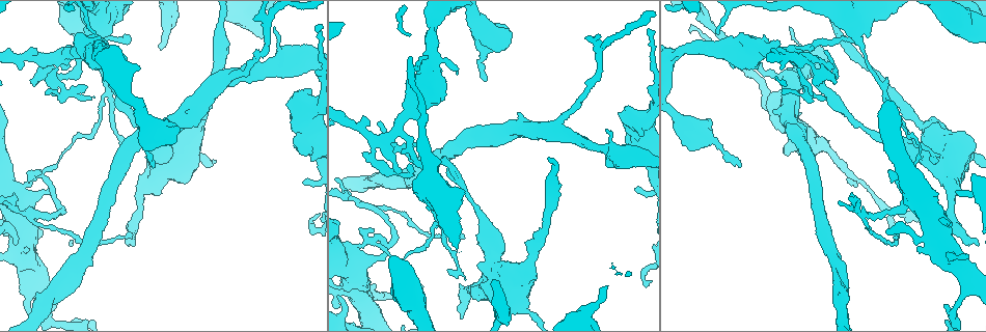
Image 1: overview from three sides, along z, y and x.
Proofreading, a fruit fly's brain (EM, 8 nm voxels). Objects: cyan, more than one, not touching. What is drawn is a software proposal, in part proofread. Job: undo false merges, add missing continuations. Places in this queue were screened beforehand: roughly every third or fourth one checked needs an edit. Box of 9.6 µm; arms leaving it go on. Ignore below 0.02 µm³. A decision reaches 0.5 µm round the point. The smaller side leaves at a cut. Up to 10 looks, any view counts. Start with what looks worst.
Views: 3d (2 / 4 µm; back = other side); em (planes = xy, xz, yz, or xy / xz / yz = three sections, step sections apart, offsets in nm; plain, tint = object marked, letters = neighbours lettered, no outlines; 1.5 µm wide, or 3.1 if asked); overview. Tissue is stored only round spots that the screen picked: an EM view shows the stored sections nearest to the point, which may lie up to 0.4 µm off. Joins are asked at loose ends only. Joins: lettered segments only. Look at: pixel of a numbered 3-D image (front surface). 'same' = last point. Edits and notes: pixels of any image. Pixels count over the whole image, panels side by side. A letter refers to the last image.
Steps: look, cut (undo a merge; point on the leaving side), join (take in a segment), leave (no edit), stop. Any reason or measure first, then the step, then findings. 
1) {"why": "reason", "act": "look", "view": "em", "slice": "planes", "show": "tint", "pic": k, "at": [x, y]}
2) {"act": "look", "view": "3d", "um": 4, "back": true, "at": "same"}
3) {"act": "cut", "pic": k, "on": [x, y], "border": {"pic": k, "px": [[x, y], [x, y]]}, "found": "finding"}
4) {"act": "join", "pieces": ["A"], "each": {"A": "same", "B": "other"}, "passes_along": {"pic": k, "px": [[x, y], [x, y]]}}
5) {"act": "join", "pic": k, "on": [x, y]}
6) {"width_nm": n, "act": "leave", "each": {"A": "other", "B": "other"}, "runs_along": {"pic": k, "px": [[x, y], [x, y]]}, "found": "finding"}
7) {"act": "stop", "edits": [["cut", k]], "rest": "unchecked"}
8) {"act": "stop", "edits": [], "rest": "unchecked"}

{"why": "two arms in line, one across", "act": "look", "view": "3d", "um": 2, "pic": 1, "at": [107, 97]}

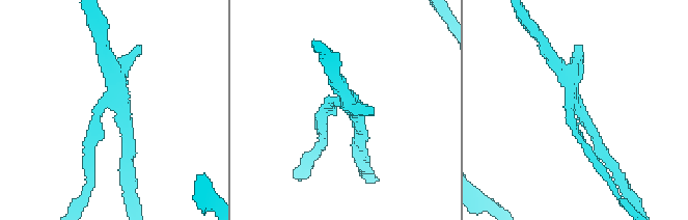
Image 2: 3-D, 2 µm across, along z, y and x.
{"arms": 3, "act": "look", "view": "em", "slice": "planes", "show": "letters", "pic": 2, "at": [352, 112]}

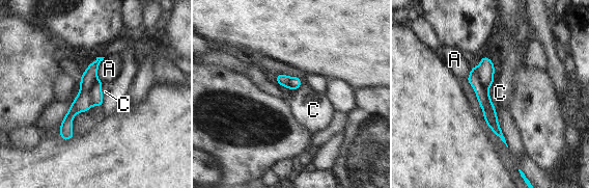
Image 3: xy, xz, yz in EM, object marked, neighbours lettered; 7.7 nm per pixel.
{"longest_contact_nm": ["C", 220], "act": "cut", "pic": 3, "on": [96, 96], "each": {"A": "other", "C": "other"}, "part_leaving": {"pic": 3, "px": [[474, 71], [474, 81], [499, 133]]}, "found": "two neurons meet here"}

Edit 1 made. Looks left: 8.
{"why": "see it whole again", "act": "look", "view": "overview"}

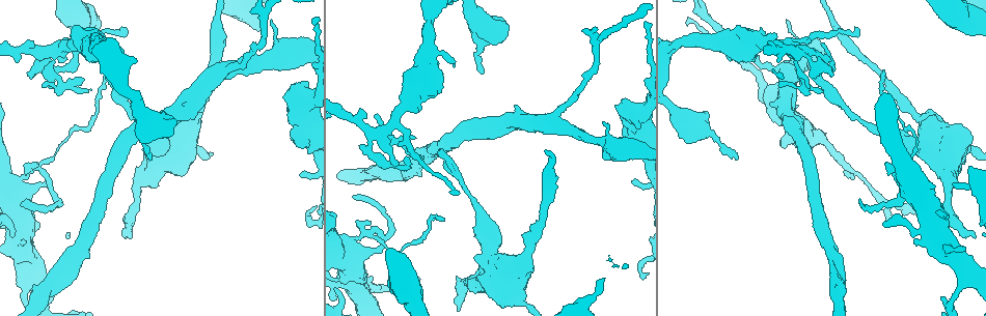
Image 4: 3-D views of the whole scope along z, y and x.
{"why": "thin end", "act": "look", "view": "em", "slice": "xz", "step": 4, "show": "tint", "pic": 4, "at": [603, 123]}

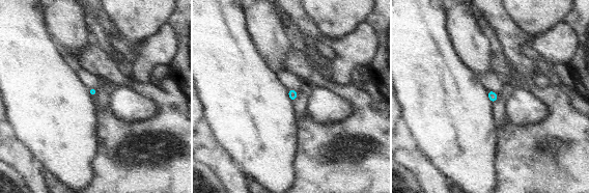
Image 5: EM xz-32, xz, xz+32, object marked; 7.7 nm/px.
{"why": "cut it another way", "act": "look", "view": "em", "slice": "planes", "show": "letters", "at": "same"}

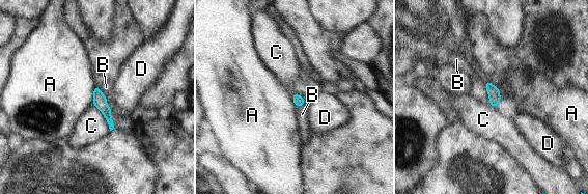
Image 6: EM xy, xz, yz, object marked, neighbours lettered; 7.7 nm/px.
{"act": "leave", "each": {"A": "other", "B": "other", "C": "other", "D": "other"}, "runs_along": {"pic": 6, "px": [[96, 89], [111, 126]]}, "found": "no lettered segment goes on from it"}

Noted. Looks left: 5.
{"why": "touches itself", "act": "look", "view": "3d", "um": 2, "pic": 4, "at": [391, 166]}

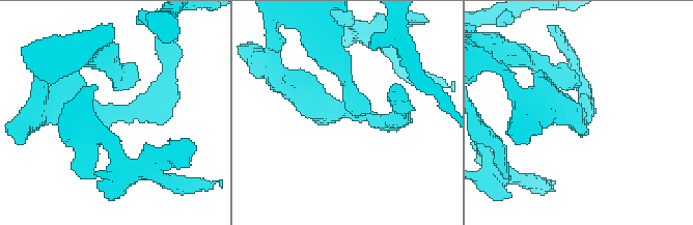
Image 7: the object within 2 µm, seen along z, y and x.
{"why": "need the tissue", "act": "look", "view": "em", "slice": "planes", "show": "plain", "pic": 7, "at": [349, 107]}

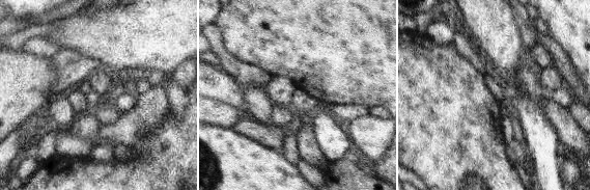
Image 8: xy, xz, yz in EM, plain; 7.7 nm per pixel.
{"act": "look", "view": "em", "slice": "planes", "show": "letters", "at": "same"}

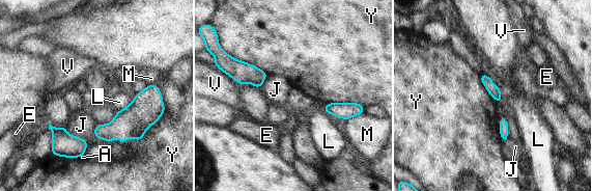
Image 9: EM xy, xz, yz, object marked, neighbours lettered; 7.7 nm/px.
{"width_nm": 90, "act": "leave", "each": {"A": "other", "E": "other", "J": "other", "L": "other", "M": "other", "V": "other", "Y": "other"}, "border": {"pic": 9, "px": [[95, 125], [96, 137], [118, 139]]}, "found": "all the same neuron"}

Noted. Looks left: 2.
{"act": "stop", "edits": [["cut", 3]], "rest": "unchecked"}

